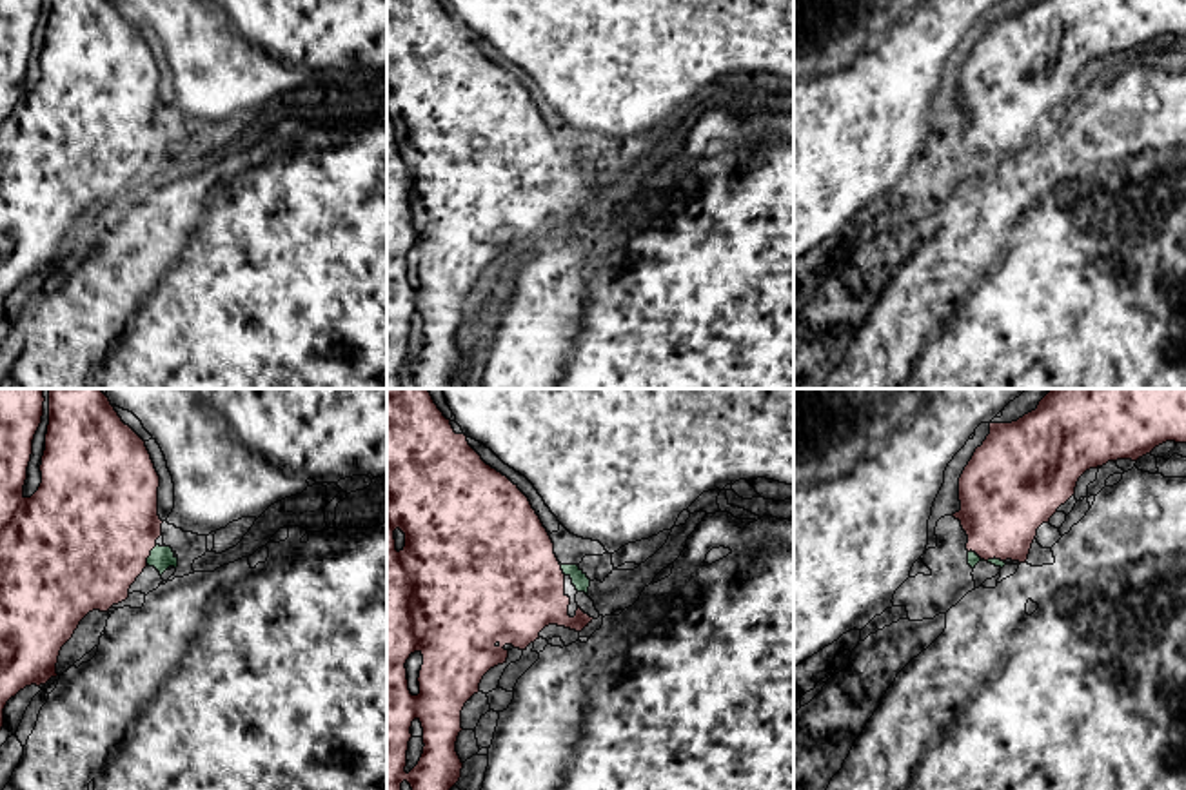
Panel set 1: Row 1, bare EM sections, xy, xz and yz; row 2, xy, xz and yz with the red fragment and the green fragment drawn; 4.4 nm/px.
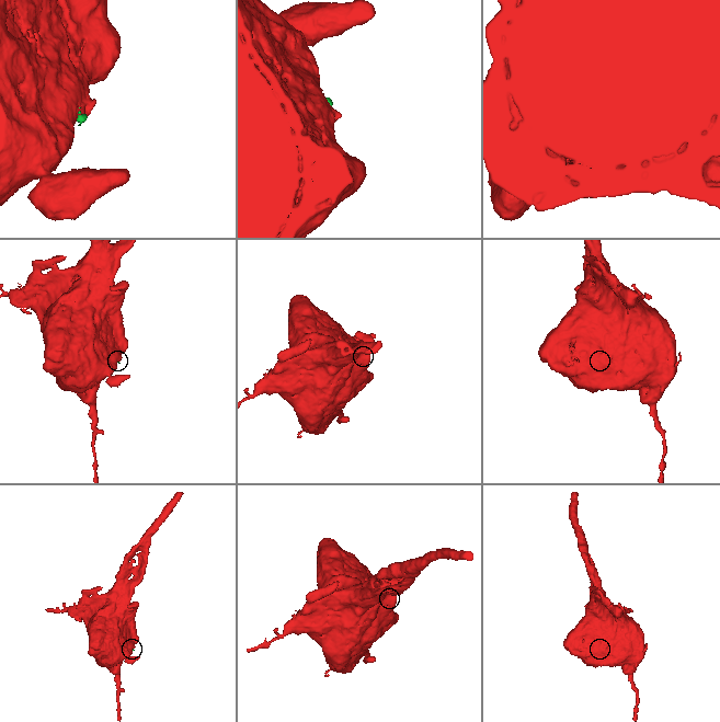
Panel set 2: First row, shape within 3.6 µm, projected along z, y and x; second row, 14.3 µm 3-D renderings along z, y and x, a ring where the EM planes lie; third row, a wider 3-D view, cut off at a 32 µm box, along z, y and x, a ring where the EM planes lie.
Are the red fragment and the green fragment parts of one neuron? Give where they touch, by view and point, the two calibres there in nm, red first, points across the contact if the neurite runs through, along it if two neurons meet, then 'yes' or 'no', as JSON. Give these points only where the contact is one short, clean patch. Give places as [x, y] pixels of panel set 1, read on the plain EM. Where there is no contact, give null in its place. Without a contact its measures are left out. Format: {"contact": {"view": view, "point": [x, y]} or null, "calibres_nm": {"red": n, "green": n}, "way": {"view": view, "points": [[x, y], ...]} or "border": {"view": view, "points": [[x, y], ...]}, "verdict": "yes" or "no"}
{"contact": {"view": "xy", "point": [149, 148]}, "calibres_nm": {"red": 500, "green": 100}, "way": {"view": "xy", "points": [[102, 117], [120, 135], [149, 148], [162, 151]]}, "verdict": "yes"}

